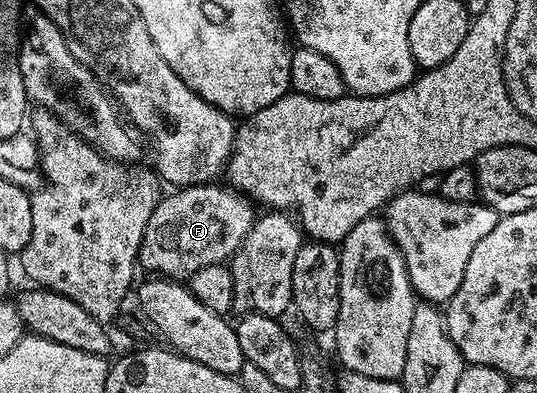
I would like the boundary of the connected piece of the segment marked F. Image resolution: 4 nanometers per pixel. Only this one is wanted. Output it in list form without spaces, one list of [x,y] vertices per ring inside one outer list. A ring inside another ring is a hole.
[[[215,181],[198,183],[160,198],[149,225],[145,225],[145,237],[141,237],[137,263],[142,270],[144,267],[155,277],[187,281],[205,265],[226,264],[230,260],[255,224],[257,211],[246,195],[230,185],[219,185]]]

